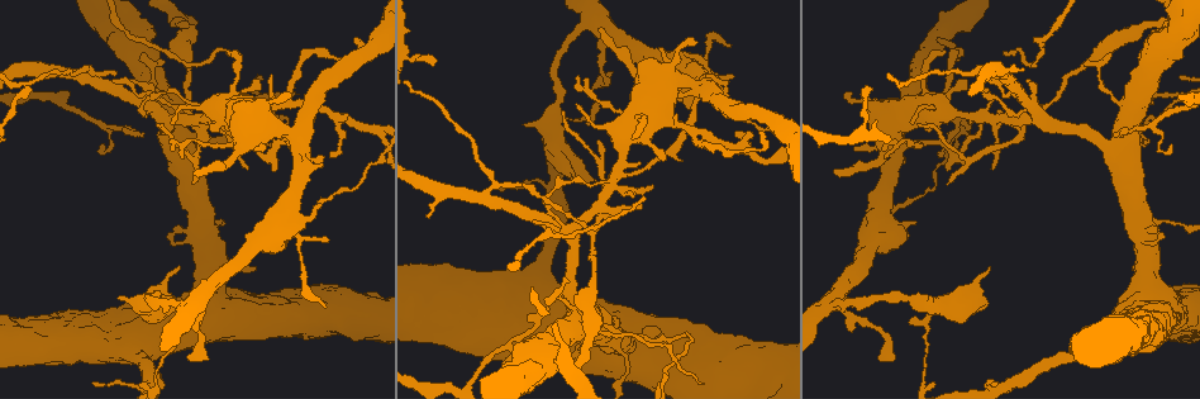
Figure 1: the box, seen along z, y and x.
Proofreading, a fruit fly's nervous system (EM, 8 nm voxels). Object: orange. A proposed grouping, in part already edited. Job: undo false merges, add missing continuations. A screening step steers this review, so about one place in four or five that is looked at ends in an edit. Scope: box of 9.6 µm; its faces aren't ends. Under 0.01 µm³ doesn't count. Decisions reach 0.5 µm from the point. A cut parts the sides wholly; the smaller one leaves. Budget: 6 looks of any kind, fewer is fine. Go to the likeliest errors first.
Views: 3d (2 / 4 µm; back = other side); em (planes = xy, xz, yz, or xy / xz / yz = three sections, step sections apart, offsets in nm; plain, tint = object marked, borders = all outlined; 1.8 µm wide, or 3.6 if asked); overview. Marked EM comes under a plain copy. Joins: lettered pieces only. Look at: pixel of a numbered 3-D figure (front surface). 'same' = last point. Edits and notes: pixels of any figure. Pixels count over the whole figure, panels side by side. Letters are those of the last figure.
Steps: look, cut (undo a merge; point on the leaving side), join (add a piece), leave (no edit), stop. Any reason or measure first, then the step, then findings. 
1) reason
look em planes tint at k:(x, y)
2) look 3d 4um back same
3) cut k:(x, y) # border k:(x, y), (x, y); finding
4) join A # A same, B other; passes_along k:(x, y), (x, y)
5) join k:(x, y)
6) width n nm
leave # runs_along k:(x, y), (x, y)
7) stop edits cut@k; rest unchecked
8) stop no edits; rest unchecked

four or more arms meet
look 3d 4um at 1:(303, 144)

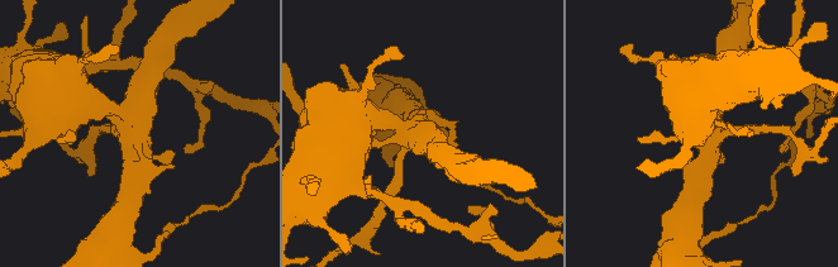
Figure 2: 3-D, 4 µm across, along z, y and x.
look em planes borders at 2:(136, 136)

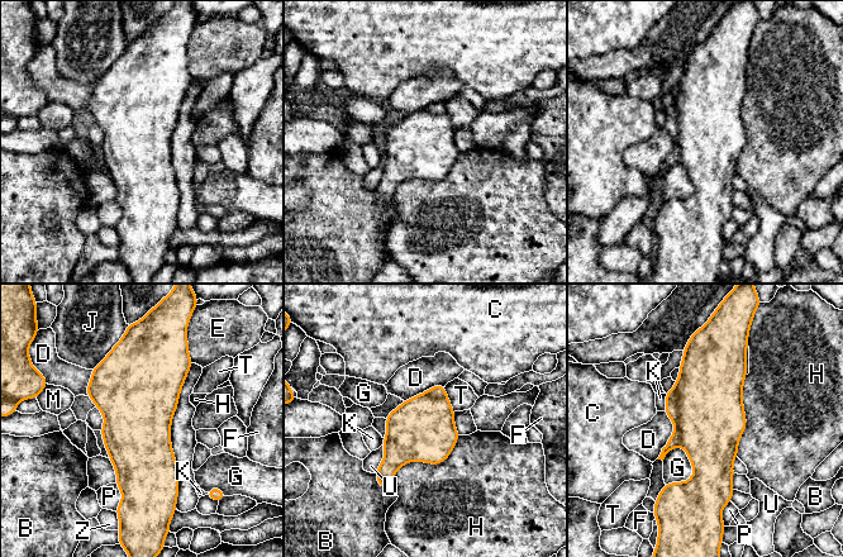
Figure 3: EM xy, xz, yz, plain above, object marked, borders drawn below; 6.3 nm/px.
longest_contact H 550 nm
cut 3:(711, 420) # B other, C other, D other, E other, F other, G other, H other, J other, K other, M other, P other, T other, U other, Z other; a second neuron is stuck on

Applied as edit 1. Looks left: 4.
free end
look 3d 4um at 1:(1160, 301)

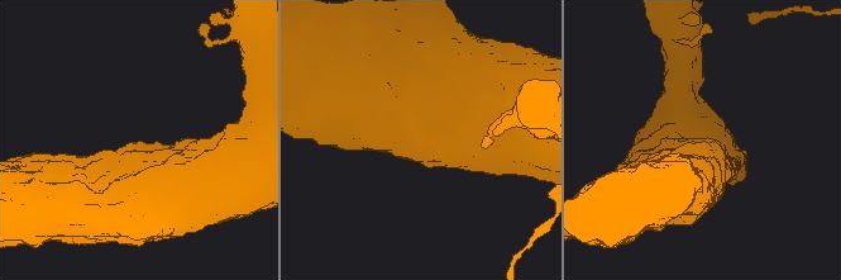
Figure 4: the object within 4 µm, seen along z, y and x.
now the EM
look em 3.6um xz step 4 tint at 4:(140, 143)

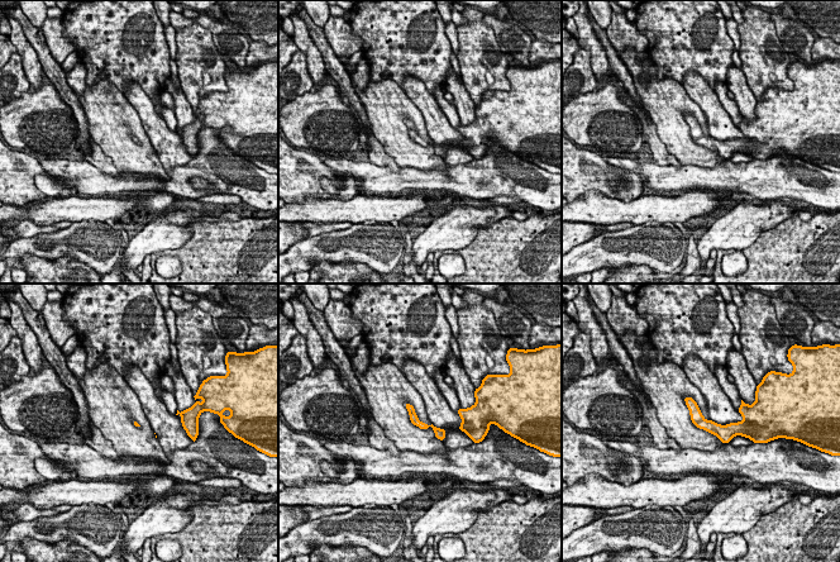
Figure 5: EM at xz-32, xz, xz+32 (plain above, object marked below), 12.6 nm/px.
cut it another way
look em 3.6um planes borders same

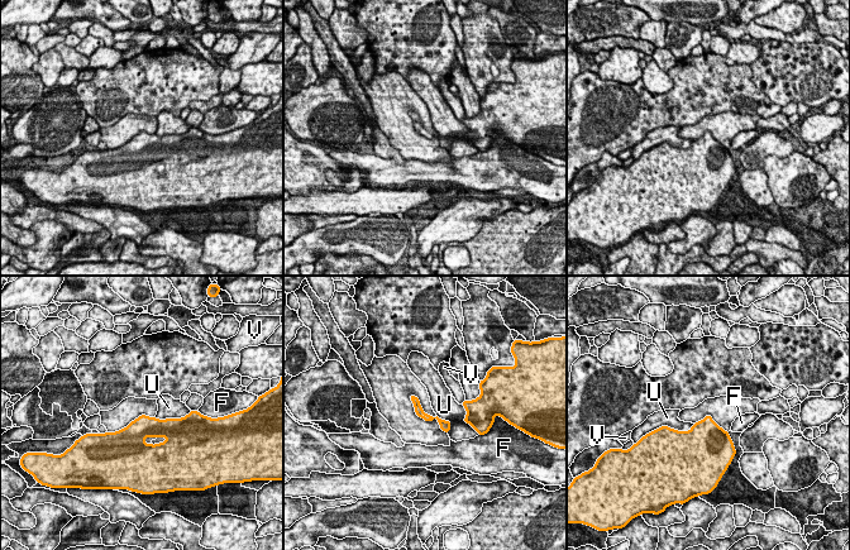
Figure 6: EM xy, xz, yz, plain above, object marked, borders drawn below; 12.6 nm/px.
leave # F other, U other, V other; none of them fits

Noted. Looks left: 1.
thick turns thin
look em planes borders at 1:(241, 271)

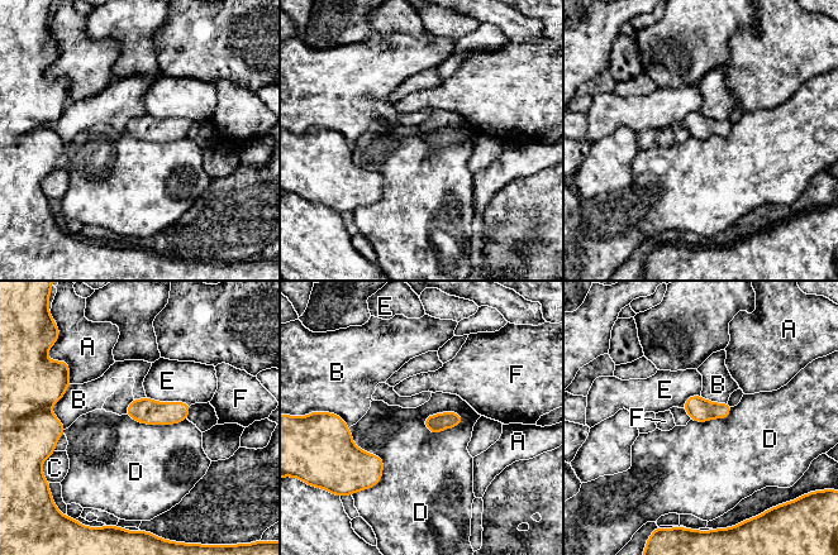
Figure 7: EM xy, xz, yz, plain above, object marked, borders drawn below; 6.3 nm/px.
width 120 nm
leave # A other, B other, C other, D other, E other, F other; border 7:(463, 417), (436, 412), (422, 422); all the same neuron

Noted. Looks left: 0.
stop edits cut@3; rest unchecked

